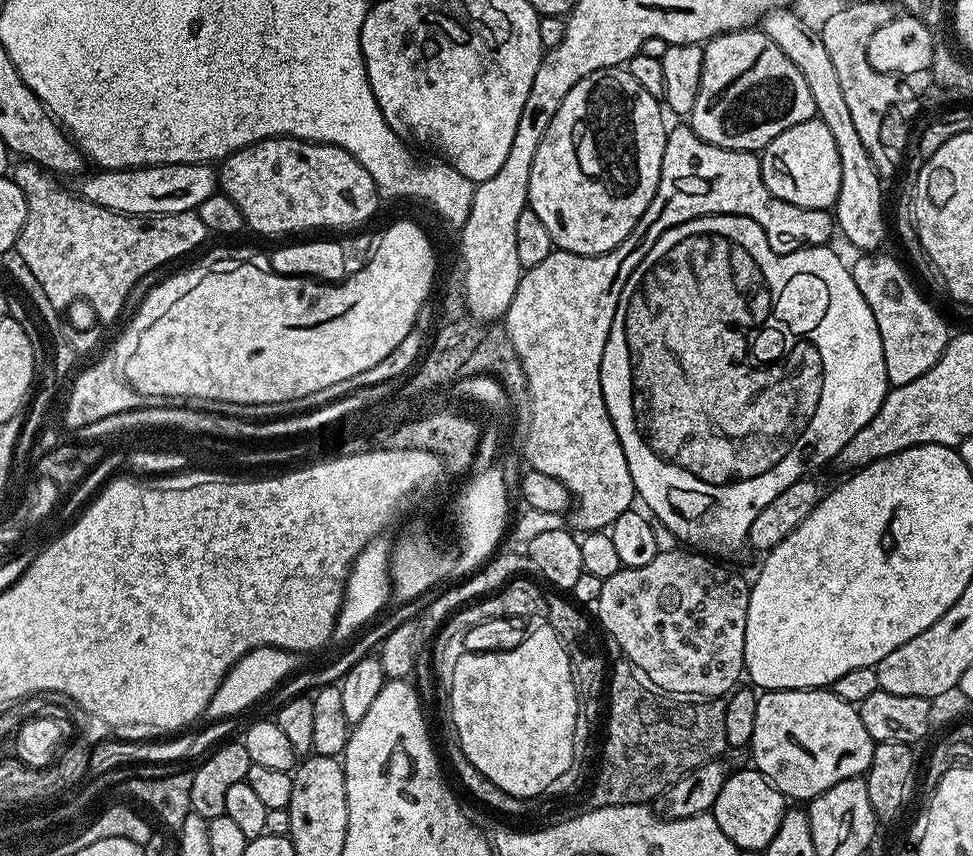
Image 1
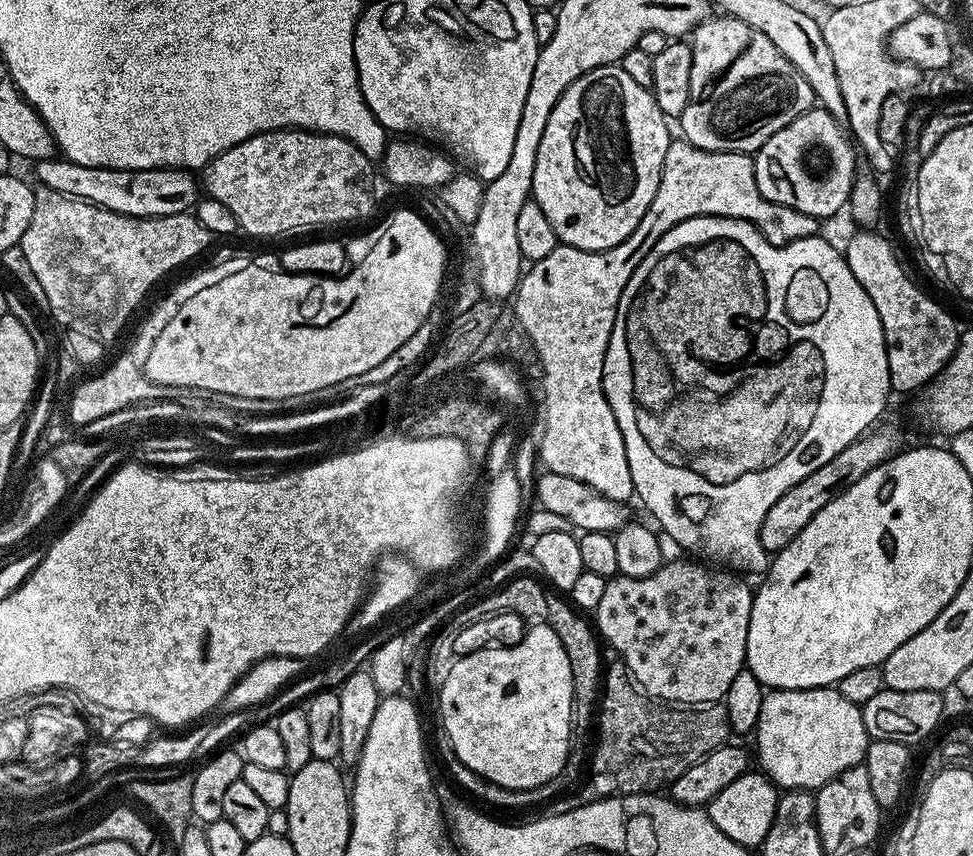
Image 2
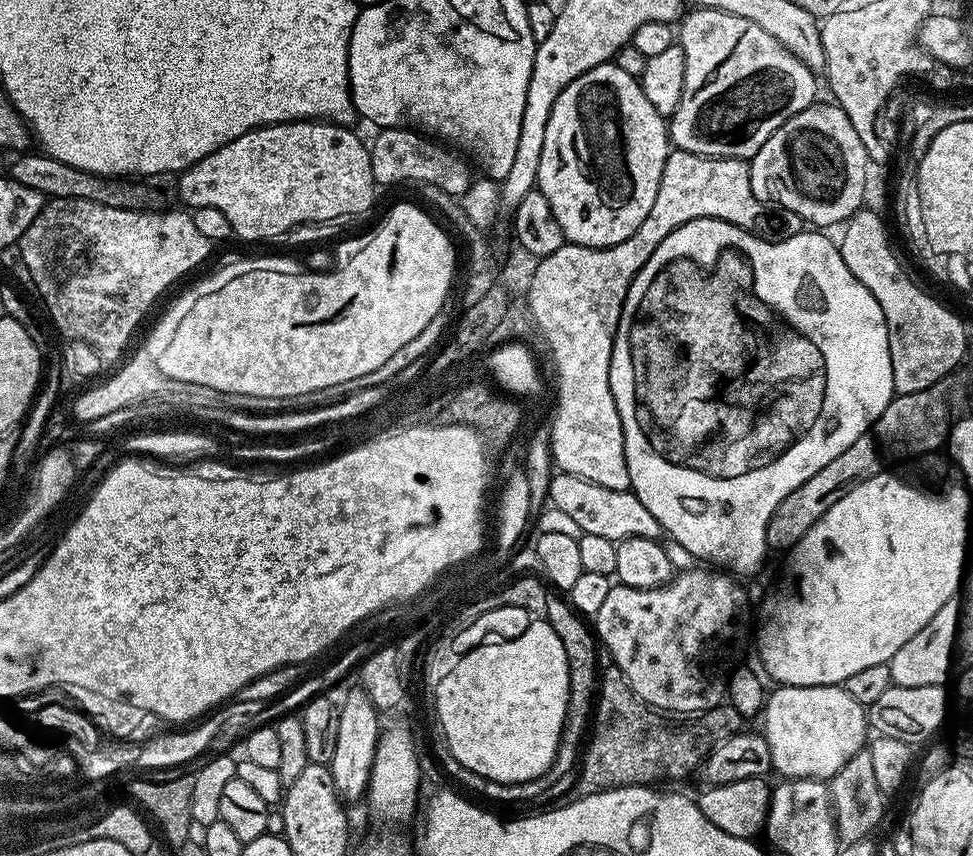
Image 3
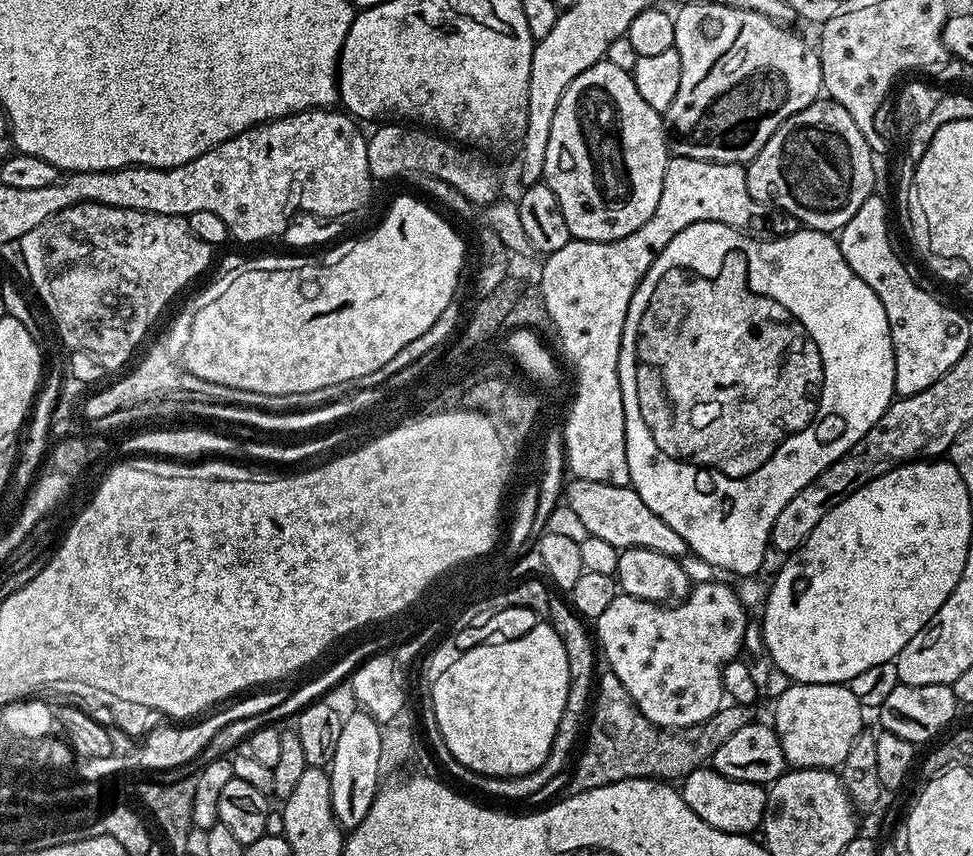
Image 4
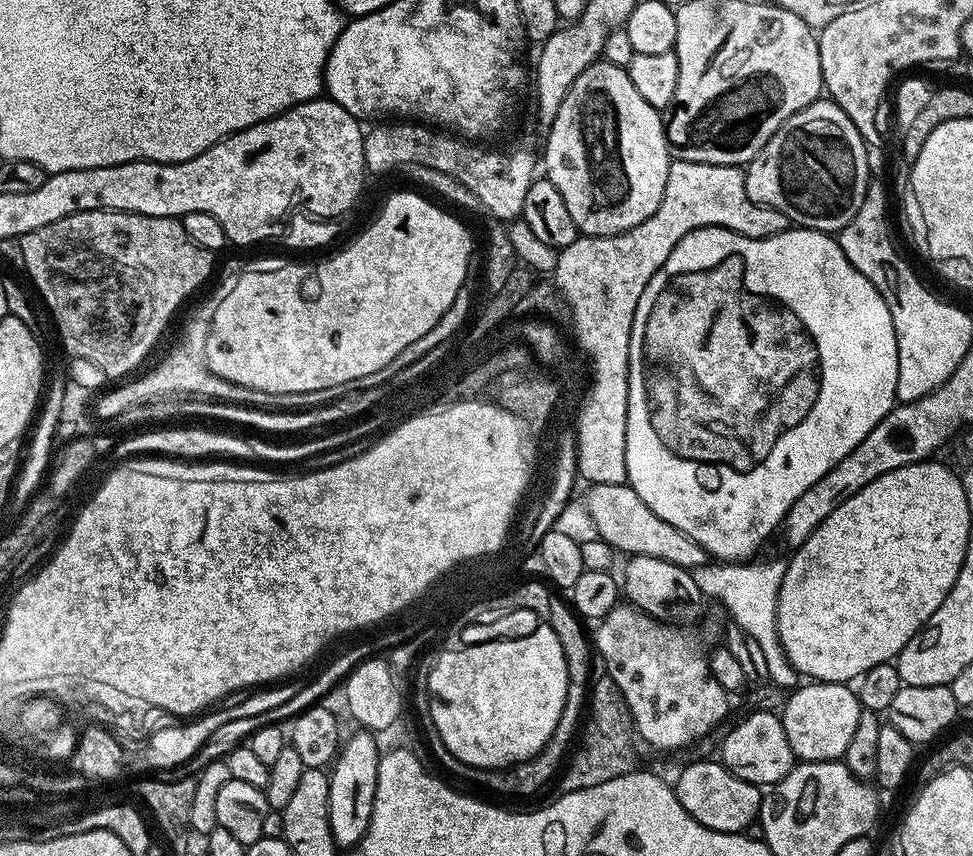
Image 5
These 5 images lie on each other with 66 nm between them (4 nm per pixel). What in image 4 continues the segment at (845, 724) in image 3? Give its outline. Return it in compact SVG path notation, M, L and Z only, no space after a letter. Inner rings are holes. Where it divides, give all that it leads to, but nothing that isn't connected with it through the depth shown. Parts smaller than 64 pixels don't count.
M789 683L781 696L775 697L776 713L770 717L778 734L785 761L792 768L835 769L846 758L854 738L865 727L865 713L858 698L842 684Z

